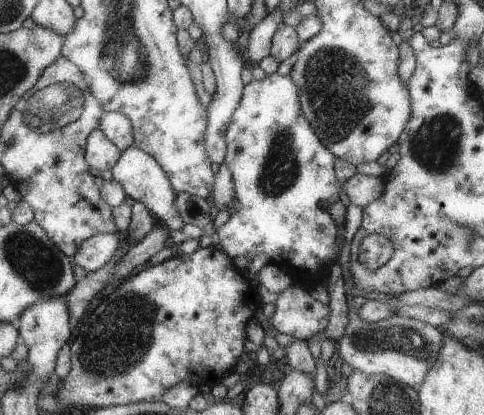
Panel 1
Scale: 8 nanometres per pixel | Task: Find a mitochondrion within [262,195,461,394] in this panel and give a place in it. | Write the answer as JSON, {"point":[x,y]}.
{"point":[412,343]}

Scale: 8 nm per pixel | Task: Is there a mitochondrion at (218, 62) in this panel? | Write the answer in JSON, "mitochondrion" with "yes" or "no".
{"mitochondrion":"no"}

